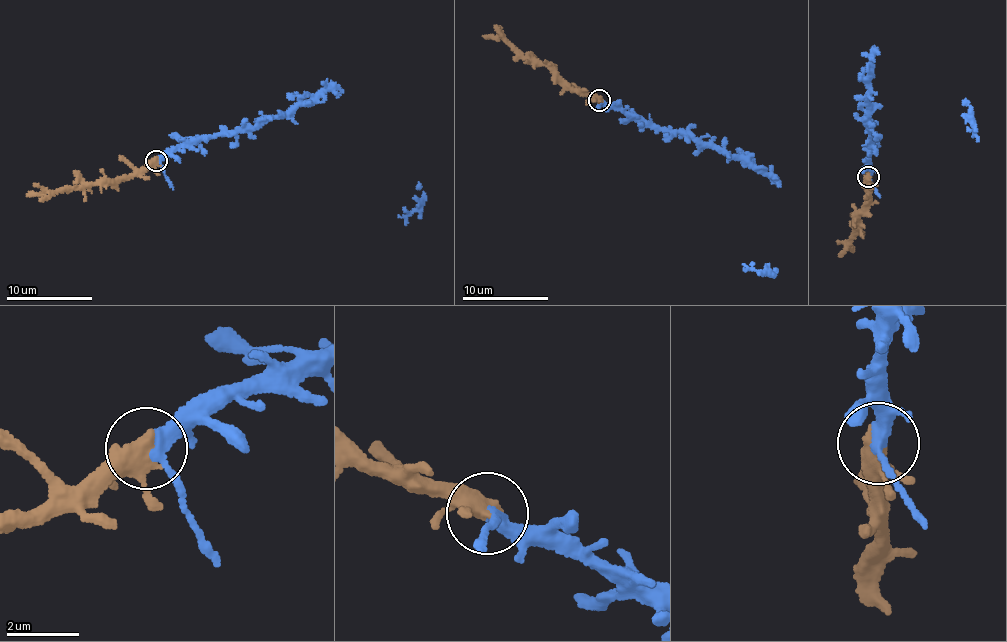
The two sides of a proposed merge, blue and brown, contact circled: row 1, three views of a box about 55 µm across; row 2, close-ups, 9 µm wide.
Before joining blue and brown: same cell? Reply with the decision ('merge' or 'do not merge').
merge

